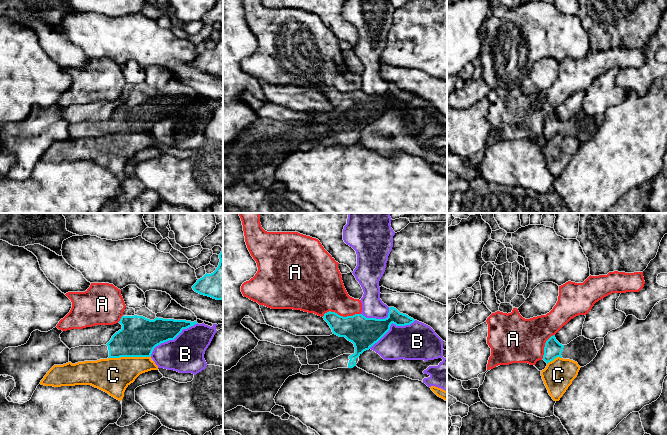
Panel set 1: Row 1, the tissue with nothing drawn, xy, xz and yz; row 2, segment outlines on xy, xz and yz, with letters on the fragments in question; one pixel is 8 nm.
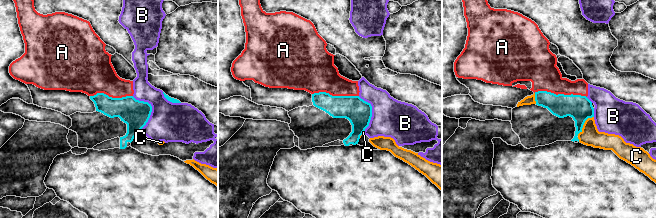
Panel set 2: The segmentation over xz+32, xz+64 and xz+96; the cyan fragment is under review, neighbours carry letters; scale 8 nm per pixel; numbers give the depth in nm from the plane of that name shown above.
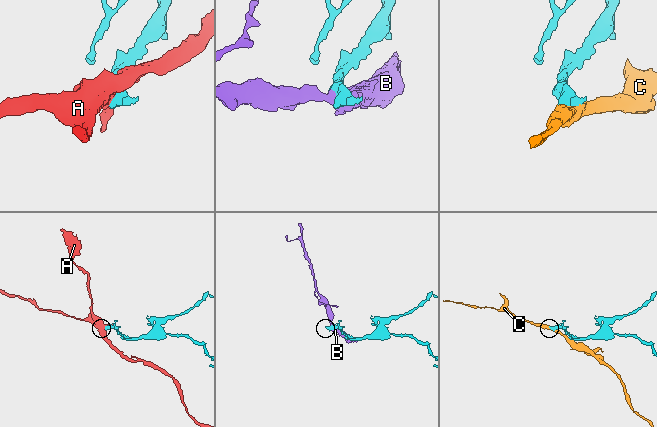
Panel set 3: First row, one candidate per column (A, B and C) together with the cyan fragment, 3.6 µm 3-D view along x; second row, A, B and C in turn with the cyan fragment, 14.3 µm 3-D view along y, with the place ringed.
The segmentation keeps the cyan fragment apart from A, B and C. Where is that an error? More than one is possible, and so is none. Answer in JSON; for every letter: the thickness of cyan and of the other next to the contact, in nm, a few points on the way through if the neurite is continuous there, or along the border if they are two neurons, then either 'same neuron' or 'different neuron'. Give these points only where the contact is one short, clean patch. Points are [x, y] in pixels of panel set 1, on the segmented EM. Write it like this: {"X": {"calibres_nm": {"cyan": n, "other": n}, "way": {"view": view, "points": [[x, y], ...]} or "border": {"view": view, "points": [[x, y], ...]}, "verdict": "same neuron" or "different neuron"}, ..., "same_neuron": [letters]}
{"A": {"calibres_nm": {"cyan": 240, "other": 340}, "verdict": "different neuron"}, "B": {"calibres_nm": {"cyan": 280, "other": 300}, "verdict": "different neuron"}, "C": {"calibres_nm": {"cyan": 300, "other": 280}, "verdict": "different neuron"}, "same_neuron": []}

